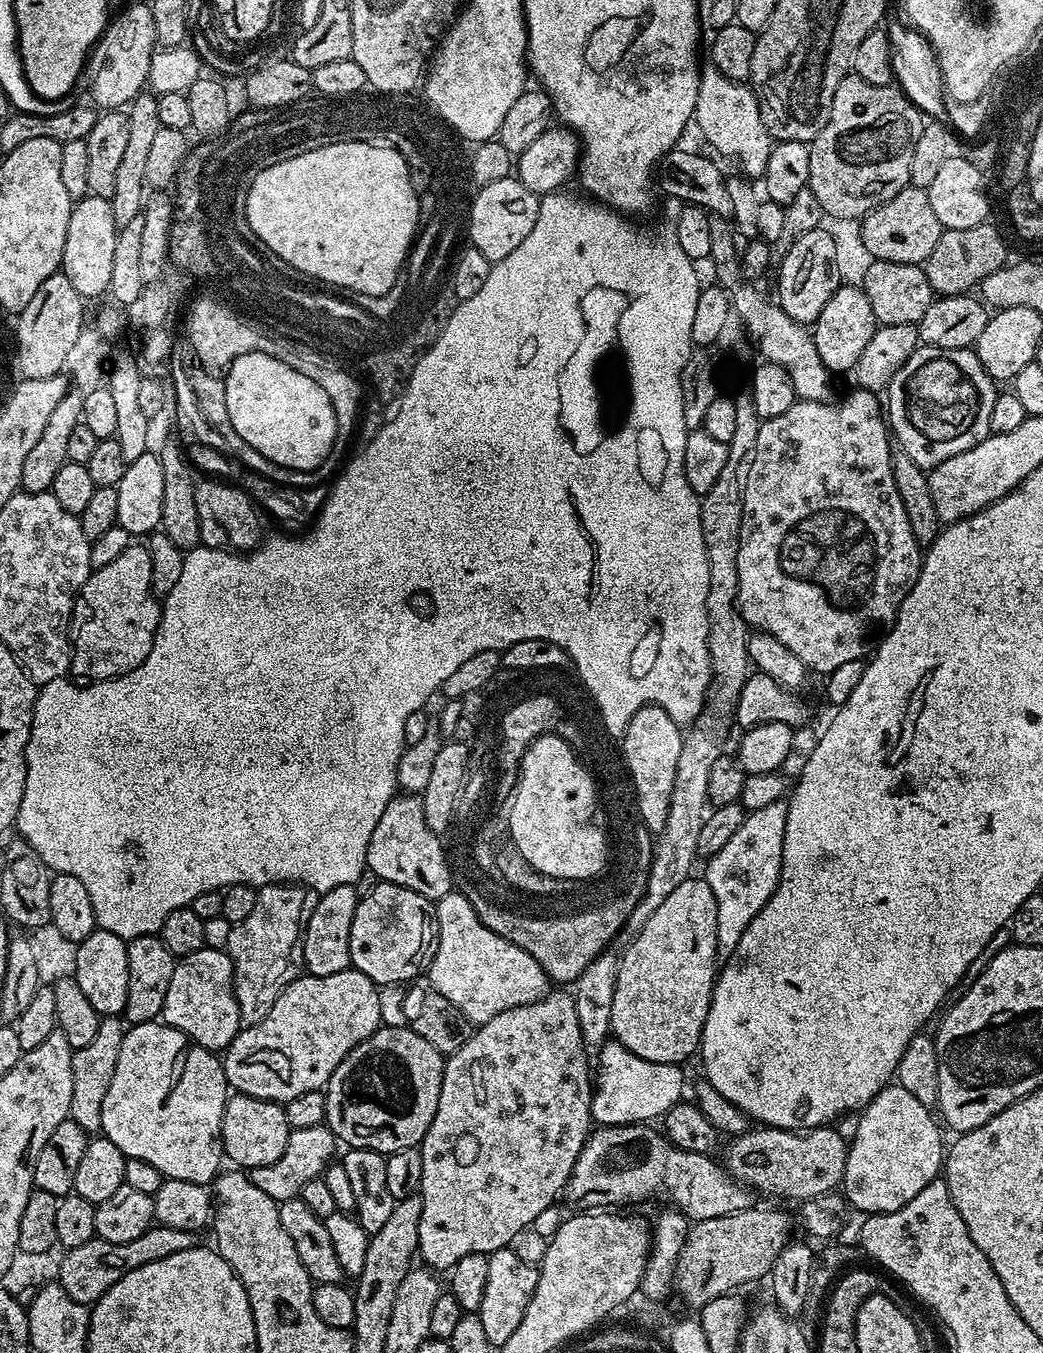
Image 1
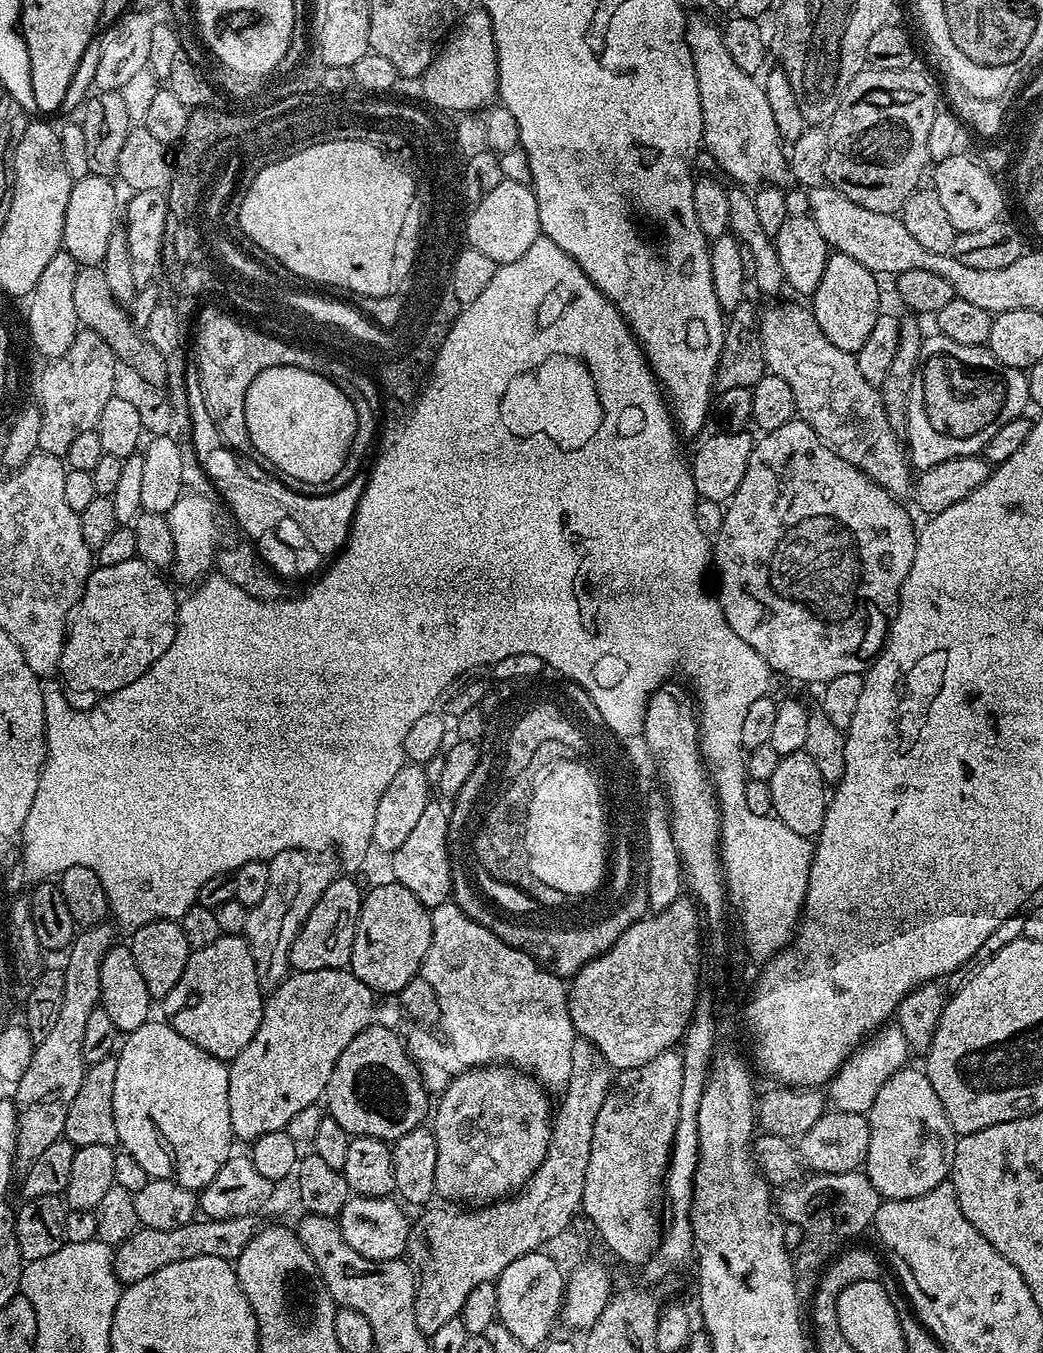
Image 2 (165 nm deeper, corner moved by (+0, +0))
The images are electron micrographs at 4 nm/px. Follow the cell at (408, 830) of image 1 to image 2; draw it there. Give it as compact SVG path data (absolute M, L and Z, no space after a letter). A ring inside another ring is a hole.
M430 802L426 810L422 810L419 821L414 830L406 837L406 842L398 846L391 853L392 876L391 879L397 884L406 886L418 902L422 902L429 910L439 904L449 903L452 896L452 870L448 859L448 821L449 809L436 802Z

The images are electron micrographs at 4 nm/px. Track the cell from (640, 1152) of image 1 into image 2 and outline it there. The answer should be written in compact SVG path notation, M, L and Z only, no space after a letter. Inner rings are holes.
M863 1170L842 1174L812 1174L799 1182L785 1187L778 1196L778 1211L781 1220L801 1227L812 1238L837 1236L844 1240L856 1236L873 1227L876 1211L881 1202L881 1194L870 1182L868 1173Z

